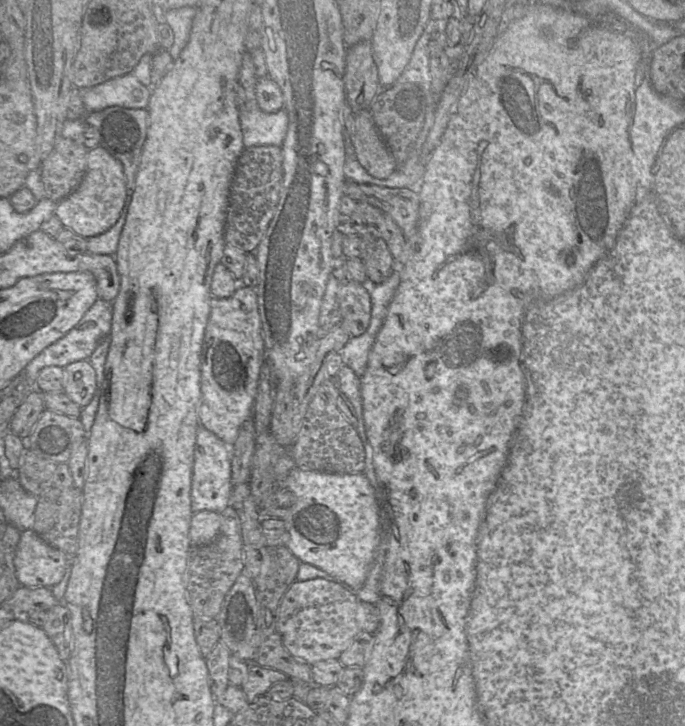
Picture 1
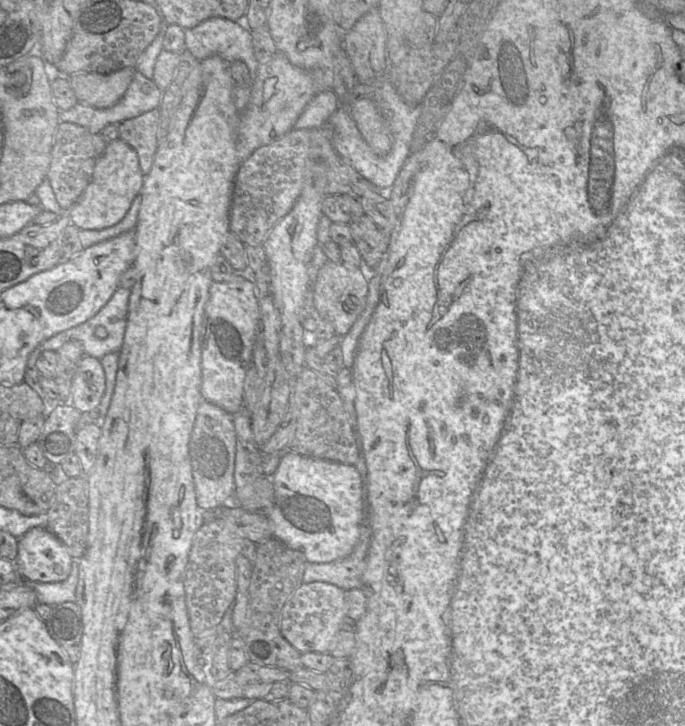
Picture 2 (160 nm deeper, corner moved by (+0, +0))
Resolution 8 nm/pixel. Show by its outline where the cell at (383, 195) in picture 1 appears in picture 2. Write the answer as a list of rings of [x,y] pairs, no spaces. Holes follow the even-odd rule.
[[[328,125],[318,128],[307,128],[301,130],[292,129],[284,136],[273,141],[272,143],[256,149],[245,161],[243,161],[240,164],[235,179],[234,192],[230,209],[230,232],[235,234],[245,245],[251,245],[251,246],[263,245],[263,243],[266,241],[268,235],[270,234],[274,226],[292,209],[305,185],[313,185],[313,187],[323,196],[349,195],[355,198],[375,199],[380,196],[381,191],[389,191],[389,190],[379,190],[375,185],[373,185],[370,181],[365,179],[361,174],[359,174],[353,167],[351,167],[341,158],[341,156],[336,152],[333,146],[332,130]]]

